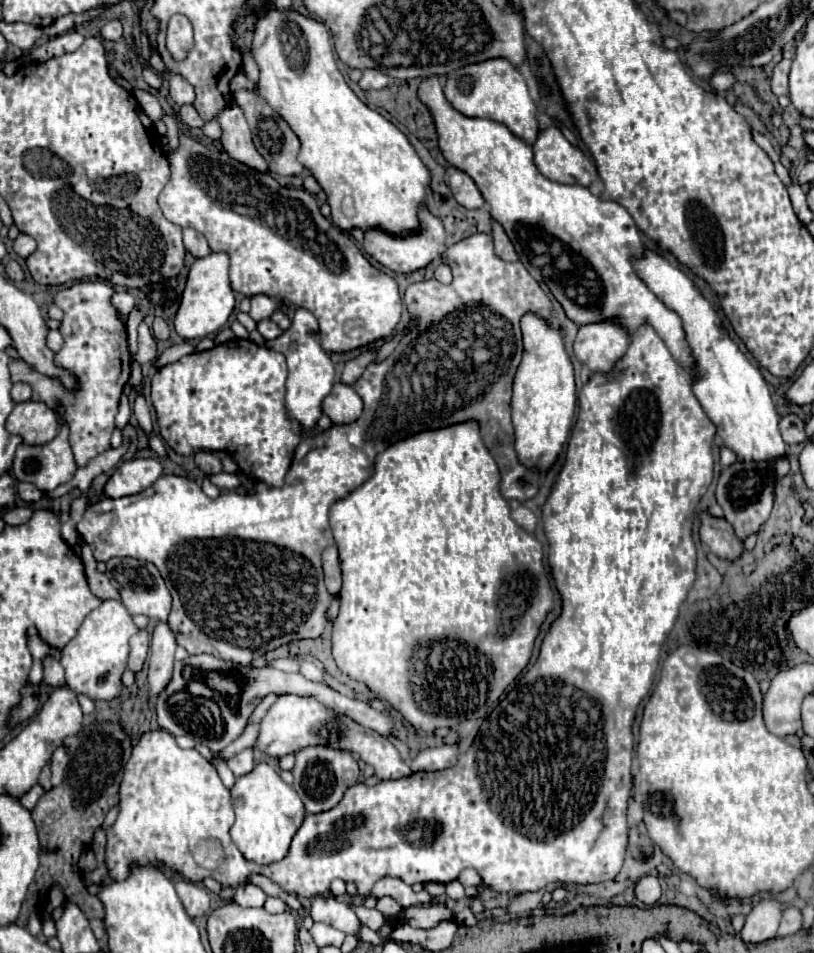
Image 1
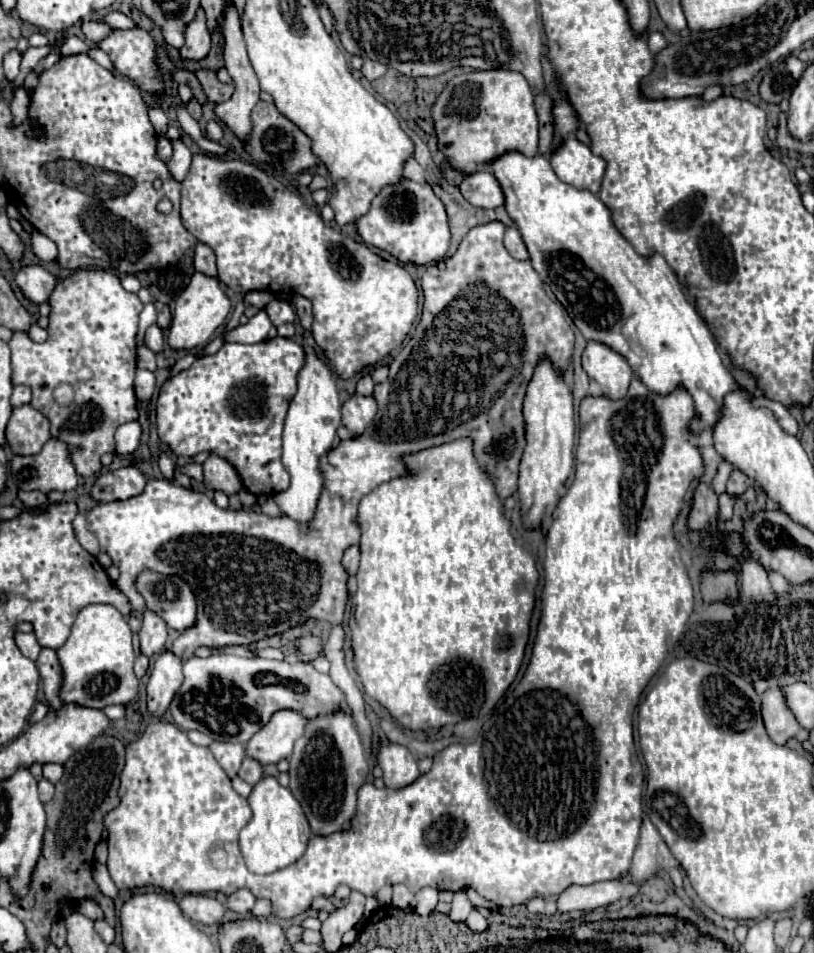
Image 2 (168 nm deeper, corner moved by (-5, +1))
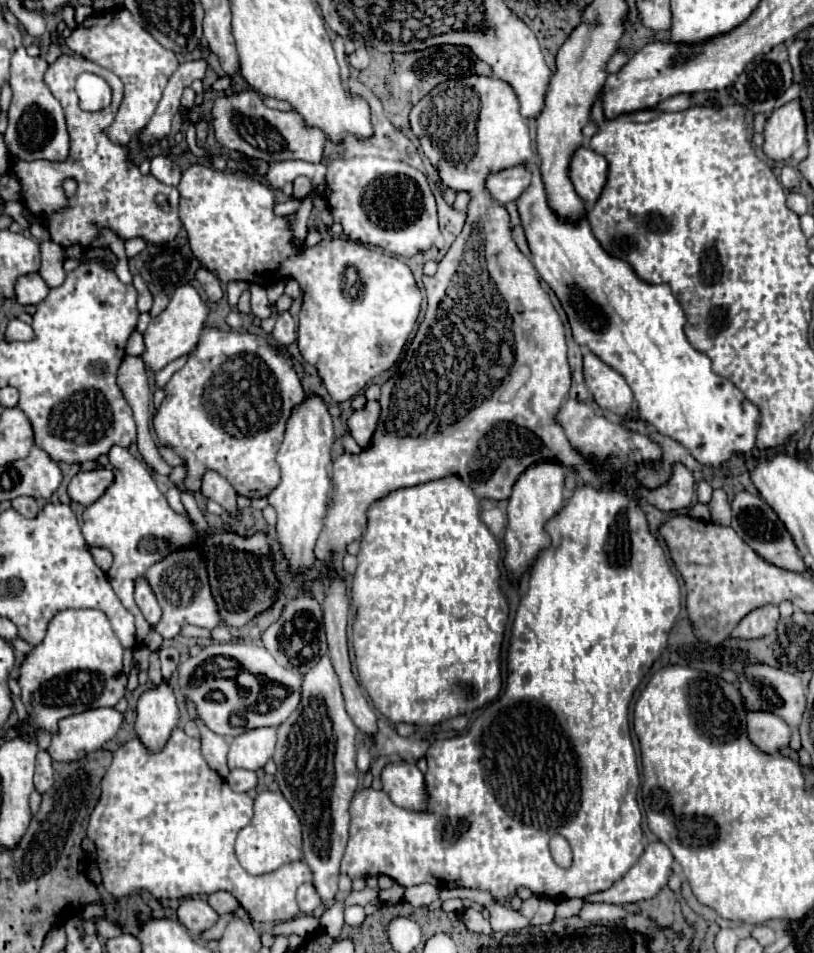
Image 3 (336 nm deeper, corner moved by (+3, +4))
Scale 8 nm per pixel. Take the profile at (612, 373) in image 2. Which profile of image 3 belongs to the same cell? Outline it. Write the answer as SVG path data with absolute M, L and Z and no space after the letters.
M591 351L583 355L583 375L585 385L601 409L607 409L619 417L625 417L625 413L633 409L633 393L623 375Z

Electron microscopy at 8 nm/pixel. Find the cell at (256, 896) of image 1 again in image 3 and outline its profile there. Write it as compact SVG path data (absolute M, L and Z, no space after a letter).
M217 891L217 893L211 893L209 895L209 905L219 913L219 915L223 915L223 913L231 913L231 911L235 911L237 909L237 899L231 895L231 893L227 893L227 891Z

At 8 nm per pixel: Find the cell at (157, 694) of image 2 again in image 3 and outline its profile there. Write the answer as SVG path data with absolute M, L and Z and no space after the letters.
M161 681L153 689L147 689L137 701L137 737L153 751L165 745L171 729L179 721L179 707L169 681Z

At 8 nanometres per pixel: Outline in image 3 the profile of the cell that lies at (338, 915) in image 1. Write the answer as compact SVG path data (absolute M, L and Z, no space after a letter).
M305 883L297 889L297 903L299 903L301 913L311 915L317 907L321 907L321 897L317 895L317 891L311 883Z

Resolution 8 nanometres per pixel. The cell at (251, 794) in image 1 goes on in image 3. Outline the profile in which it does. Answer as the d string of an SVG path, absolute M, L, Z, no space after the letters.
M261 791L255 797L255 815L247 827L243 827L237 835L235 843L235 853L245 871L251 875L263 875L271 873L283 863L297 861L303 857L301 851L301 823L299 817L295 815L293 807L285 801L285 797L279 791Z

